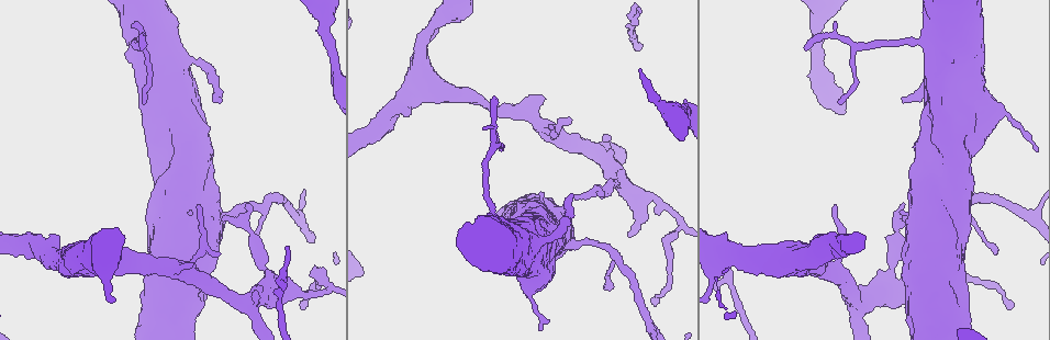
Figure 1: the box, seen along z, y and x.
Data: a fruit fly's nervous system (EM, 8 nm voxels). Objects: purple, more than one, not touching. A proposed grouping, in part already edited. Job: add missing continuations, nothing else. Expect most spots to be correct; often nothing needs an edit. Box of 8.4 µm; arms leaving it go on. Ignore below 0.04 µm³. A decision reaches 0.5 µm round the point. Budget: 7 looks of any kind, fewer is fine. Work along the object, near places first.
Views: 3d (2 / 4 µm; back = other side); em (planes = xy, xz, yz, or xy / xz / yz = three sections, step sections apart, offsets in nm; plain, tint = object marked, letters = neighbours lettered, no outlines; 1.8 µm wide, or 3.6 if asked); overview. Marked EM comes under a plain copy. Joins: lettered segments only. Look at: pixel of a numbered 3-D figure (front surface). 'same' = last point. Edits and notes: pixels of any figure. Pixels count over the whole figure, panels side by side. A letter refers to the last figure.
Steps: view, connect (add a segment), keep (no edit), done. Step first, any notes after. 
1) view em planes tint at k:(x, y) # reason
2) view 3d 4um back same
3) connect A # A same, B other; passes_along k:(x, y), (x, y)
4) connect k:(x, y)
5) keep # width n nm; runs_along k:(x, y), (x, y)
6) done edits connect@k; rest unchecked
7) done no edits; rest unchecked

view 3d 4um at 1:(883, 271) # free end

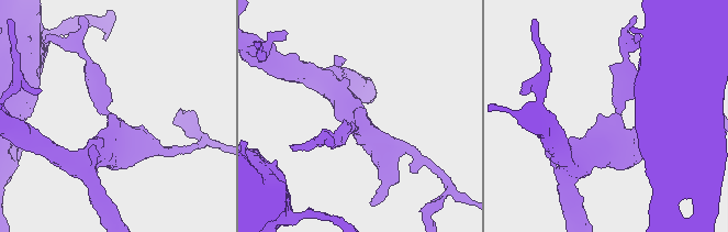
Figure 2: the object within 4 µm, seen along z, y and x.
view em yz step 8 letters at 2:(604, 115) # now the EM

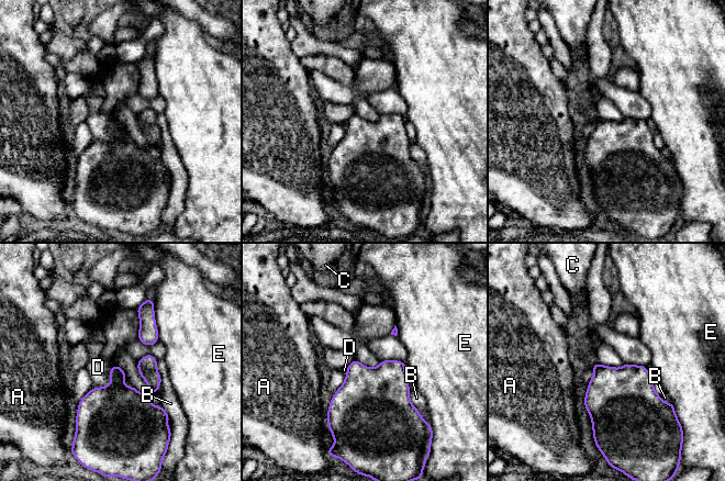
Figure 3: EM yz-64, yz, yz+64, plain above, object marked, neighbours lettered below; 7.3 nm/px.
keep # A other, B other, C other, D other, E other; border 3:(116, 364), (110, 382), (92, 388); no lettered segment goes on from it

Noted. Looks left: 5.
view 3d 2um at 1:(550, 129) # free end

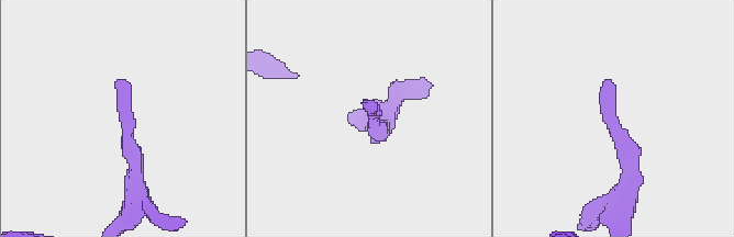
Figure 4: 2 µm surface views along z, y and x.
view em planes letters at 4:(610, 82) # now the EM

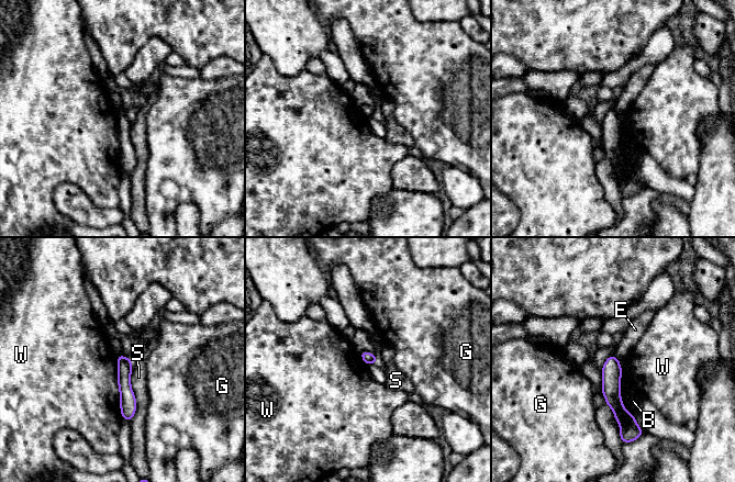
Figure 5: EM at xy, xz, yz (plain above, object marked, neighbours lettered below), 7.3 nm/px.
keep # longest_contact W 460 nm; B other, E other, G other, S other, W other; border 5:(614, 356), (619, 360); none of them fits

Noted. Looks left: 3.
view 3d 4um at 1:(571, 196) # free end

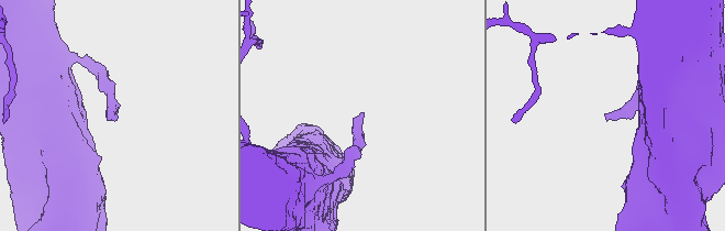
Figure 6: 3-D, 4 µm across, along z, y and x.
view em planes letters at 6:(605, 115) # shape alone is not enough

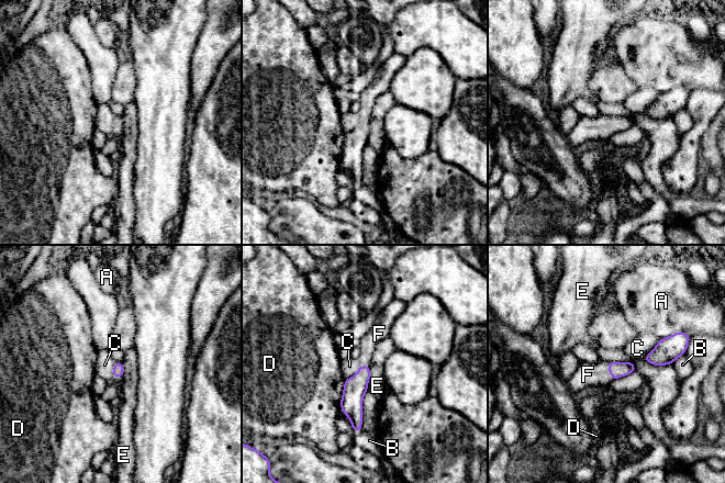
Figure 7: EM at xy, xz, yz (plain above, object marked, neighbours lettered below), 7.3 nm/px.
connect F # longest_contact D 220 nm; A other, B other, C other, D other, E other, F same; passes_along 7:(616, 369), (610, 371), (588, 374); the cell continues

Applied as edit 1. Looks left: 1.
done edits connect@7; rest unchecked

